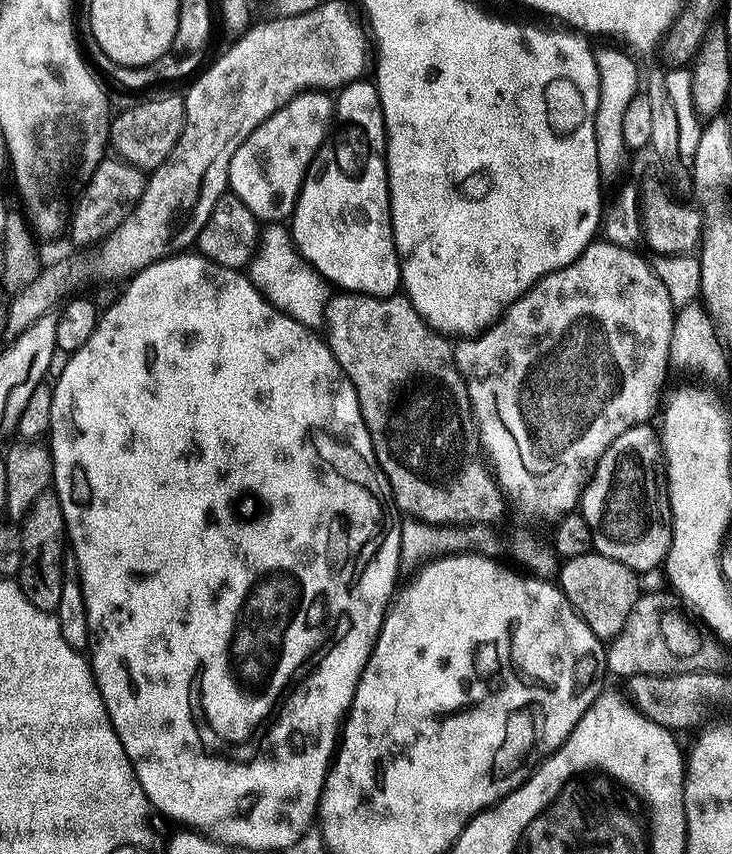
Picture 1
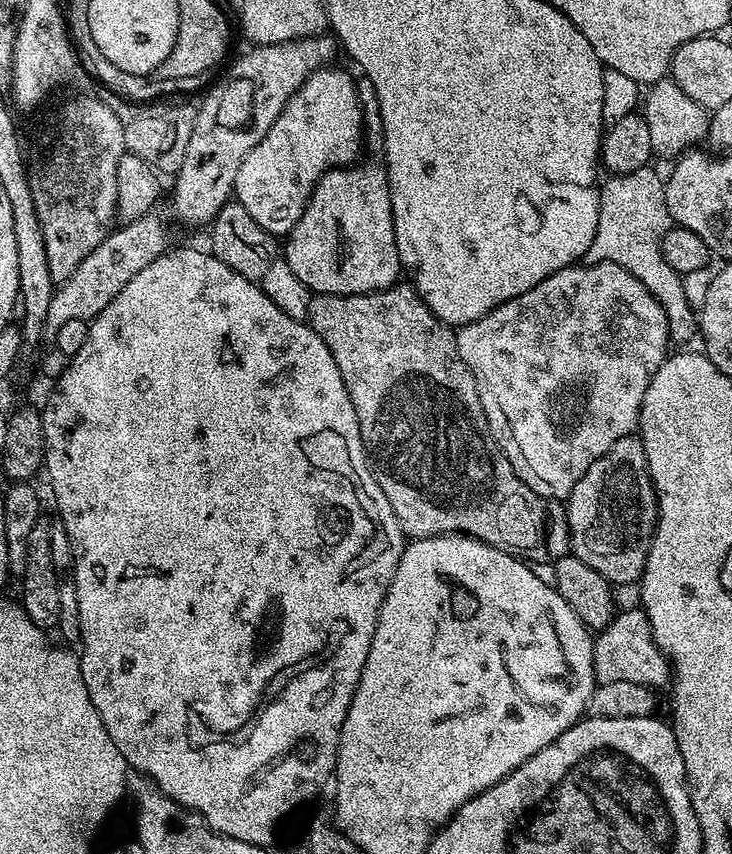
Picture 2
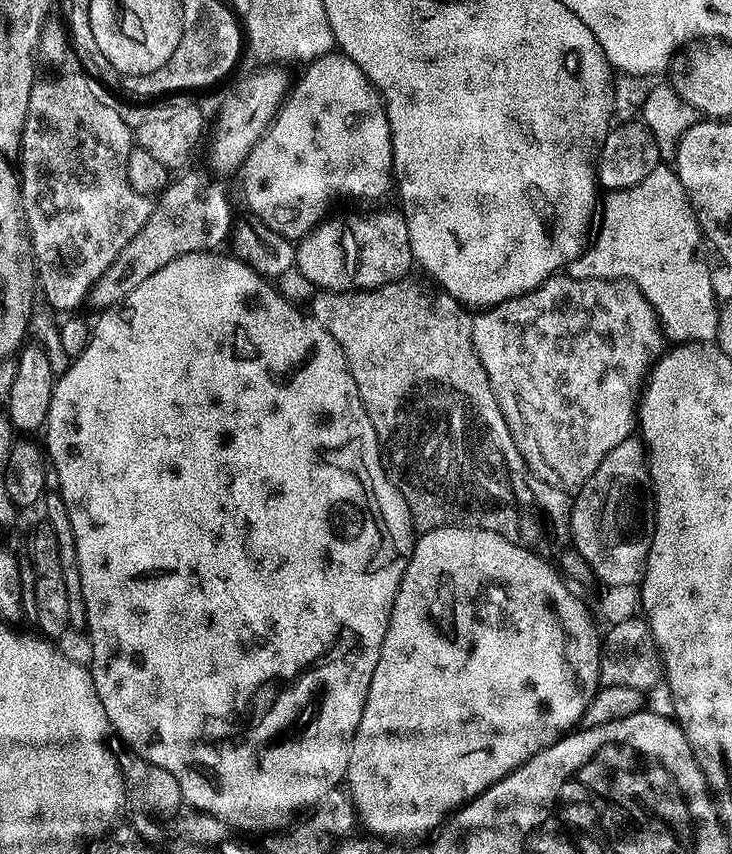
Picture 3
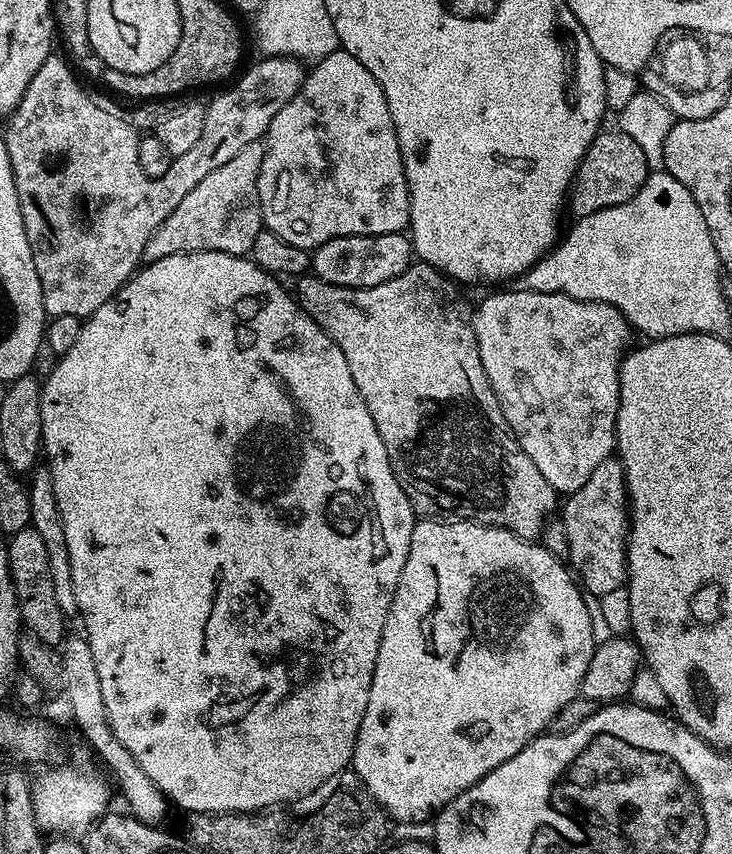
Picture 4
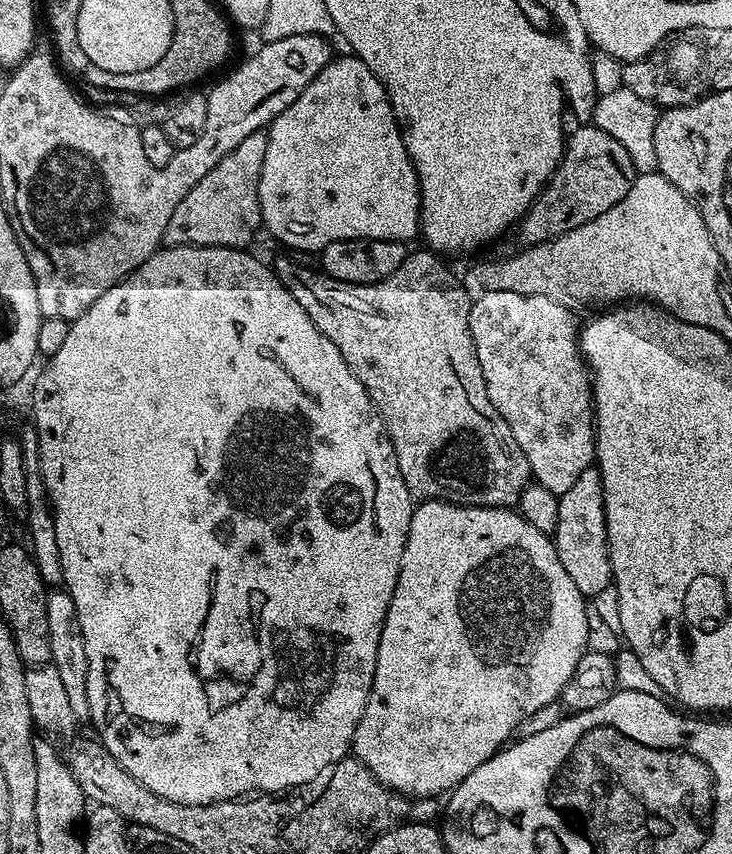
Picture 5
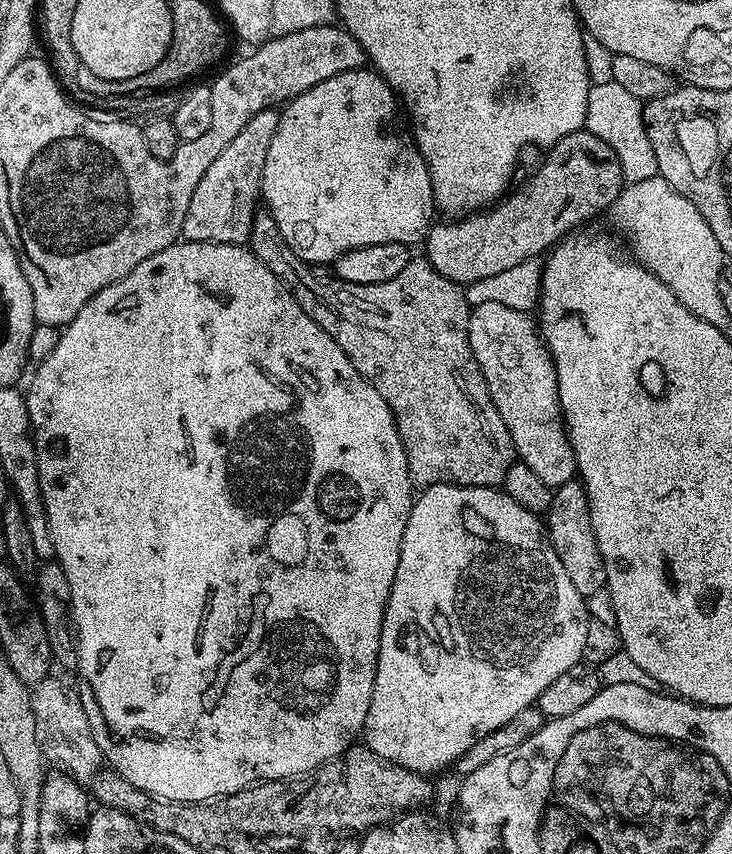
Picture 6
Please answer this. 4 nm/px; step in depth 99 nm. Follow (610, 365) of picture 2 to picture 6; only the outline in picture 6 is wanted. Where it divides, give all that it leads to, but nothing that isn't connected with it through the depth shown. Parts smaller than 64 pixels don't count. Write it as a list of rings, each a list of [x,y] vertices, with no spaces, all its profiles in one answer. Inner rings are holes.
[[[498,302],[477,304],[471,309],[468,317],[468,351],[474,354],[486,378],[490,398],[498,414],[502,414],[506,430],[510,430],[510,438],[516,447],[519,463],[530,466],[530,470],[534,470],[534,474],[538,474],[538,478],[542,478],[542,482],[546,482],[553,490],[573,479],[577,475],[576,459],[560,415],[556,367],[552,355],[548,353],[548,347],[540,339],[537,321],[527,312],[510,310],[510,306],[498,306]]]

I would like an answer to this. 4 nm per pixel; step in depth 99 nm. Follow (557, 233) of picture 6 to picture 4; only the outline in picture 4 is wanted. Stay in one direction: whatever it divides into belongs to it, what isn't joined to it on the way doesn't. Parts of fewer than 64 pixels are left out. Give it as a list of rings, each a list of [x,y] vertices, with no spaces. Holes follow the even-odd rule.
[[[601,130],[597,132],[596,137],[590,142],[586,154],[580,160],[580,165],[576,171],[576,176],[572,180],[572,186],[568,189],[566,197],[567,207],[573,212],[573,217],[589,216],[598,210],[606,210],[610,206],[618,206],[634,194],[646,182],[650,174],[646,154],[624,132],[613,130]]]

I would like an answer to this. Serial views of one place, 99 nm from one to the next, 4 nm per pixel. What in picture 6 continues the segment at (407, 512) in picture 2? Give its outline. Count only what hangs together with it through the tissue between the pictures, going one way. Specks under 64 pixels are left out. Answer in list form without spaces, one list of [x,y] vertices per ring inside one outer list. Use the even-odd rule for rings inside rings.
[[[257,211],[252,229],[246,241],[258,262],[274,274],[290,290],[290,294],[342,346],[342,354],[354,362],[354,370],[386,398],[396,423],[398,434],[404,443],[404,453],[408,463],[408,473],[413,485],[423,490],[435,484],[457,484],[458,486],[486,486],[494,488],[503,485],[506,470],[517,463],[516,447],[502,422],[502,414],[490,398],[486,378],[474,358],[468,351],[468,317],[470,305],[465,289],[459,284],[442,278],[438,270],[427,258],[414,258],[398,278],[390,282],[374,282],[374,286],[358,286],[345,280],[329,278],[323,280],[315,276],[313,269],[282,238],[278,222],[274,222],[272,213]]]

